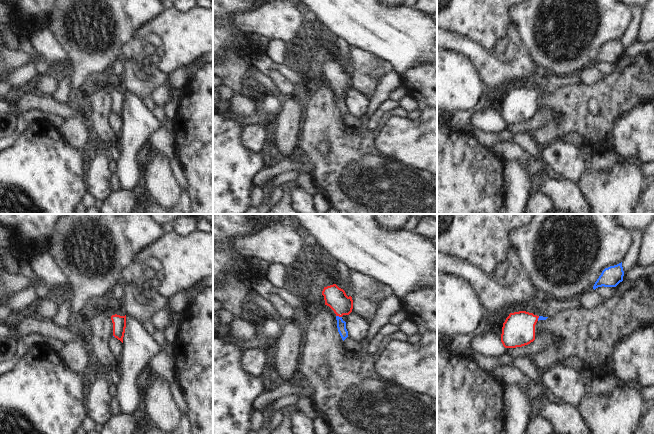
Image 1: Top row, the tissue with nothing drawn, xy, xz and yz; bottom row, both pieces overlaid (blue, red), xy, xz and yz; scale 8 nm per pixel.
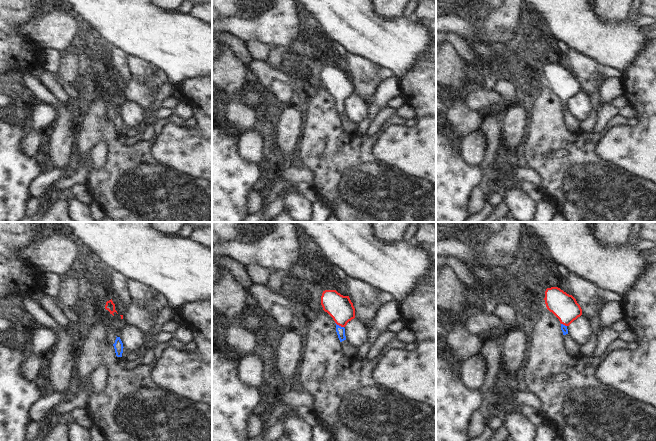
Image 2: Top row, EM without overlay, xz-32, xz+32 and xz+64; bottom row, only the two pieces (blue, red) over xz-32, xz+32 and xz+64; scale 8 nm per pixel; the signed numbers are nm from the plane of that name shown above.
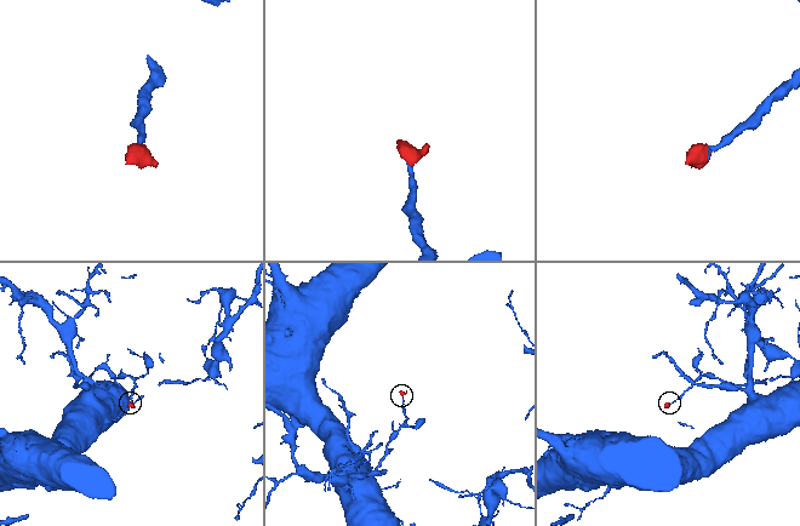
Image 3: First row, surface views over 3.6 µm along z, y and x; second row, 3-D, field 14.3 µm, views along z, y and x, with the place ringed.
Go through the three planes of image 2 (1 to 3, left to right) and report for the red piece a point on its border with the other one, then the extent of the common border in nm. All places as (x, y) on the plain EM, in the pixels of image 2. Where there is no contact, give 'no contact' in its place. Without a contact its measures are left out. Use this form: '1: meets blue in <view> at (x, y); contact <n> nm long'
1: no contact
2: meets blue in xz+32 at (338, 101); contact 80 nm long
3: meets blue in xz+64 at (564, 101); contact 50 nm long

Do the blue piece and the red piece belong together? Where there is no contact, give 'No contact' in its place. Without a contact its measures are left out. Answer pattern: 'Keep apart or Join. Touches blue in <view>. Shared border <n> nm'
Join. Touches blue in xz. Shared border 50 nm

